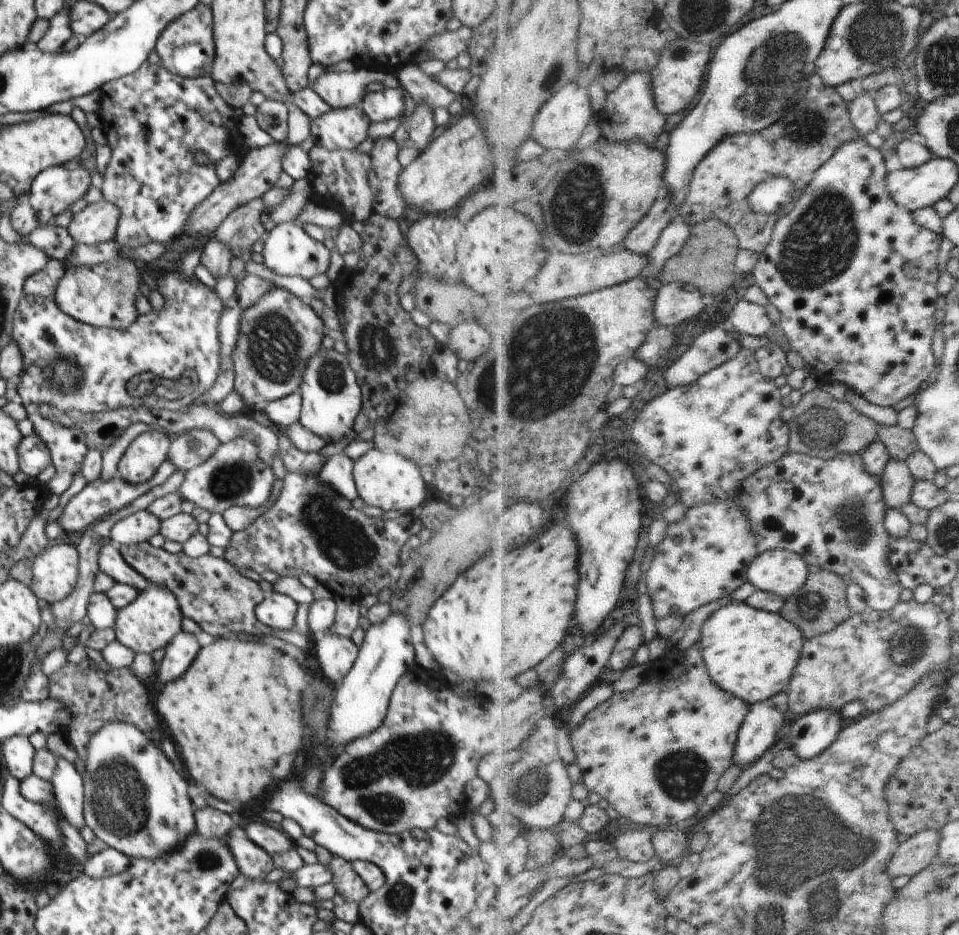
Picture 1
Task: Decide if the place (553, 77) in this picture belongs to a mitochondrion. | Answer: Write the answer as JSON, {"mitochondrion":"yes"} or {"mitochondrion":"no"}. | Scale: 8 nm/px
{"mitochondrion":"yes"}

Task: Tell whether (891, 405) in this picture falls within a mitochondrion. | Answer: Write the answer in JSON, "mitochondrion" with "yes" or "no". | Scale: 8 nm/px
{"mitochondrion":"no"}

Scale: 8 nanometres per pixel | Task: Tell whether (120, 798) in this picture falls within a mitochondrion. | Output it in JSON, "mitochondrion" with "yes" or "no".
{"mitochondrion":"yes"}

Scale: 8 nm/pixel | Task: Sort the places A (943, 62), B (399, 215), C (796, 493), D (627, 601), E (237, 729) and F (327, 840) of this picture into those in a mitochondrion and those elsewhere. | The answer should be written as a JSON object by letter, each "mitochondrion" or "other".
{"A":"mitochondrion","B":"other","C":"other","D":"other","E":"other","F":"other"}

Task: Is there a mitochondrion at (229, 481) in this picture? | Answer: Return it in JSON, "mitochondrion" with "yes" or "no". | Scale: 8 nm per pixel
{"mitochondrion":"yes"}

